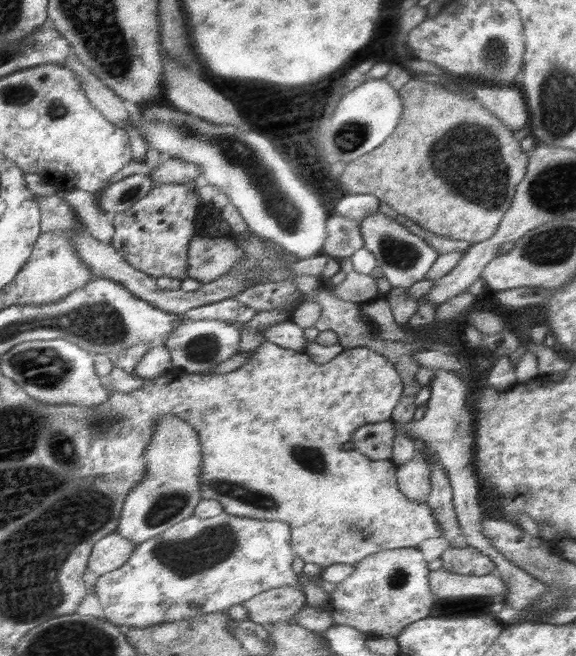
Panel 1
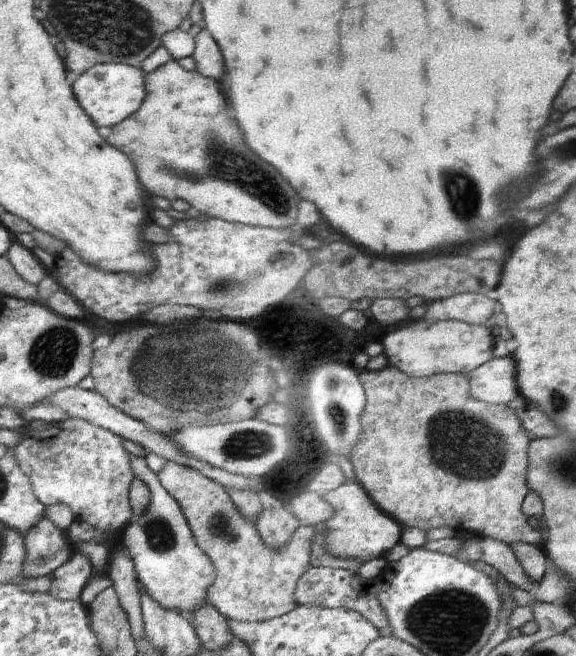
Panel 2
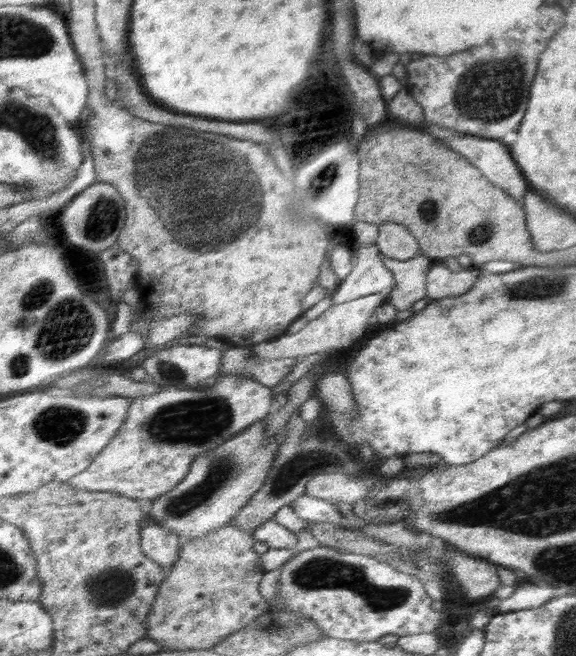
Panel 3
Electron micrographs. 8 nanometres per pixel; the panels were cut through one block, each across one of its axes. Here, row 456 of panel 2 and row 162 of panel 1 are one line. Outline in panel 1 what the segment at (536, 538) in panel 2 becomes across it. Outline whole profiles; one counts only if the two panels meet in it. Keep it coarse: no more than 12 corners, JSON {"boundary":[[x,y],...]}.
{"boundary":[[416,77],[346,164],[422,228],[489,239],[529,154],[478,100]]}

